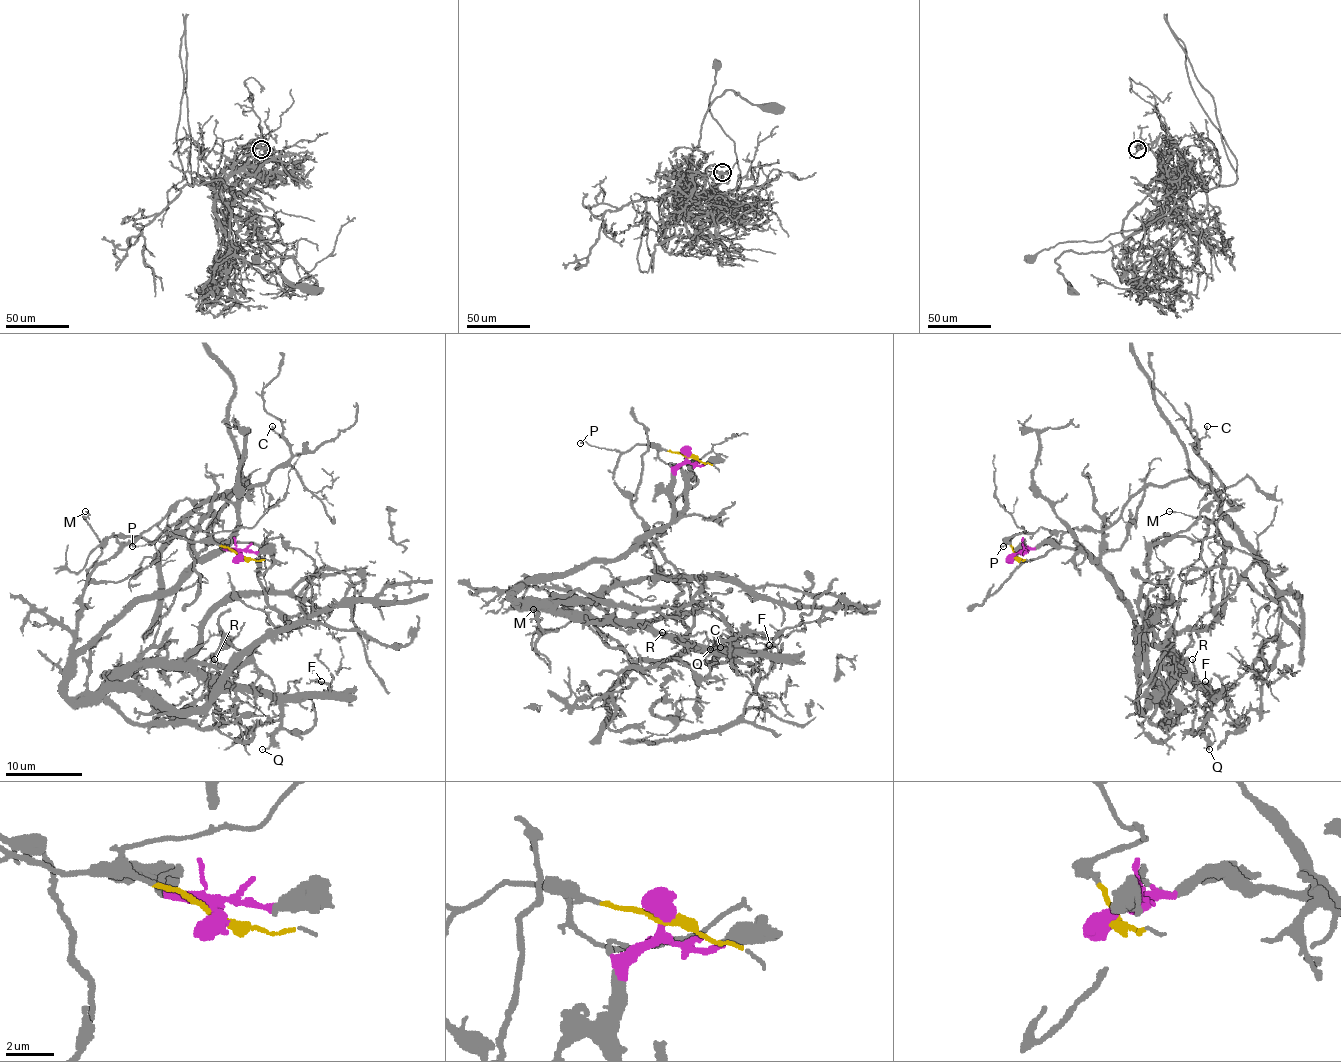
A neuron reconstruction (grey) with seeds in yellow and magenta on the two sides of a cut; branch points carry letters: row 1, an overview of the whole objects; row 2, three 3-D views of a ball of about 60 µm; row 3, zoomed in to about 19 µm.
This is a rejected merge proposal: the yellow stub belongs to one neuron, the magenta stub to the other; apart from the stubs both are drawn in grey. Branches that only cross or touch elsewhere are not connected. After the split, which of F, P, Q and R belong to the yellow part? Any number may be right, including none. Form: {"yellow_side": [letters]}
{"yellow_side": ["P"]}

